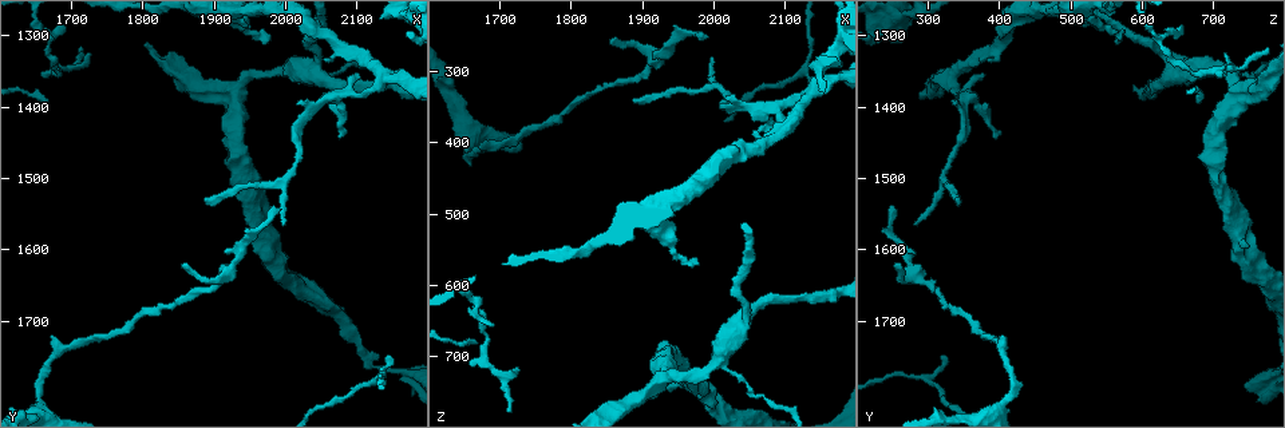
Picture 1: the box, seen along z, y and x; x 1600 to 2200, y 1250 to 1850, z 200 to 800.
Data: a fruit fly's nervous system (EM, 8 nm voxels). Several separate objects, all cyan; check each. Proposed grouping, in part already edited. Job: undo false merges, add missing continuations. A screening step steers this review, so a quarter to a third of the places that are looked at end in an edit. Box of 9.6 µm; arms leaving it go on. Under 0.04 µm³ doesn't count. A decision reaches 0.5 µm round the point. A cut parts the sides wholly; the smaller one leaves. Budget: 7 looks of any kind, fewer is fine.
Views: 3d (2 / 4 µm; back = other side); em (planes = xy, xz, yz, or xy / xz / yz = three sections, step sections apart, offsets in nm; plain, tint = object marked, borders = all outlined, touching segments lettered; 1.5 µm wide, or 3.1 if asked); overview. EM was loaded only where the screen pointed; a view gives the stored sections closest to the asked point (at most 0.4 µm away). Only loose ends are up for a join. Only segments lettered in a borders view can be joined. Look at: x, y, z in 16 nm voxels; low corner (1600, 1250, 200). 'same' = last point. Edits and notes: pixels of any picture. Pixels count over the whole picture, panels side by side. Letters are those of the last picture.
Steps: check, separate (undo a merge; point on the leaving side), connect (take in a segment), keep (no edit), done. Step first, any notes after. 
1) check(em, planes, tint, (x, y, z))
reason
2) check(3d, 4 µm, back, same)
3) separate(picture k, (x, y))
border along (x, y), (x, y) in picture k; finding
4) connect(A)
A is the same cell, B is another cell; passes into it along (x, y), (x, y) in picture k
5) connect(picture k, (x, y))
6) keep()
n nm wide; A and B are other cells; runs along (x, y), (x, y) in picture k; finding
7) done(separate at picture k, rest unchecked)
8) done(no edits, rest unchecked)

check(em, planes, plain, (2010, 1345, 705))
small branch off a trunk

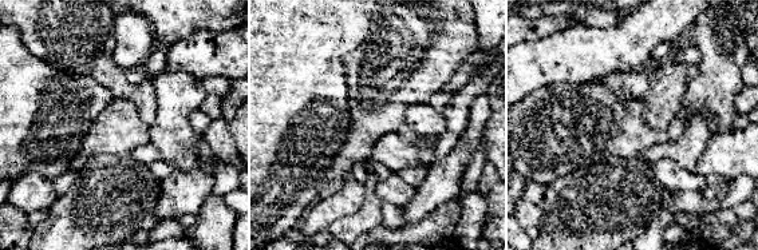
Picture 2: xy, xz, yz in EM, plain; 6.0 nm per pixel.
check(em, planes, tint, same)
where the object lies

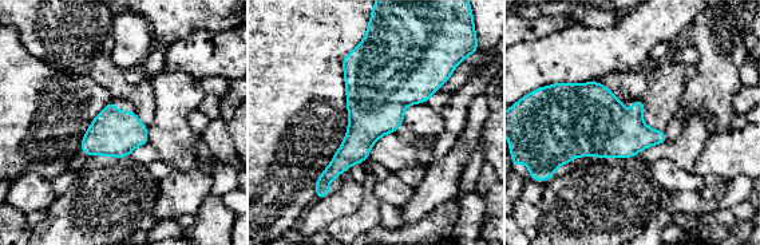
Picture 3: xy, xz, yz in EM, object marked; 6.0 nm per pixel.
check(em, planes, borders, same)
see the neighbours

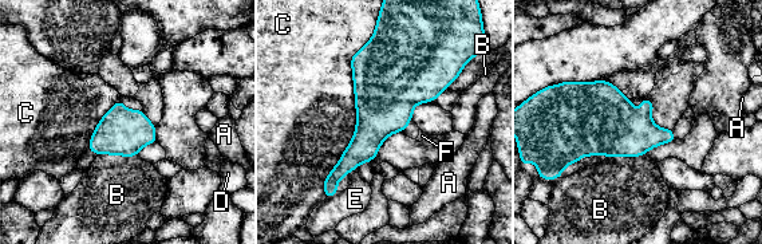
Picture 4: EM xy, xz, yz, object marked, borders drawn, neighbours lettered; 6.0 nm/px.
keep()
A, B, C, D, E and F are other cells; border along (374, 34), (324, 197) in picture 4; all the same cell

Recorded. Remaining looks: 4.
check(em, yz, step 4, plain, (2130, 1355, 330))
three arms meet

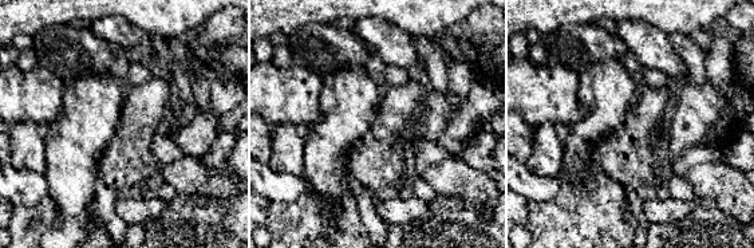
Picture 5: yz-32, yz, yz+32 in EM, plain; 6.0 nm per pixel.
check(em, yz, step 4, tint, same)
where the object lies

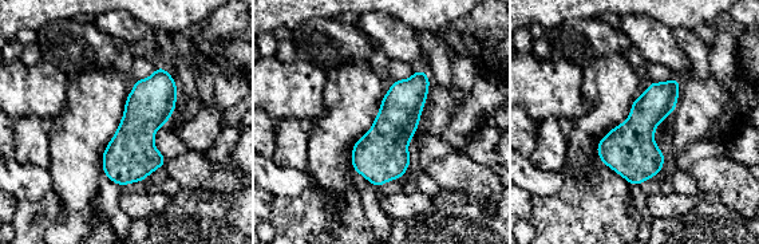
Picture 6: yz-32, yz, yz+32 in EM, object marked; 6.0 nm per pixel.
check(em, yz, step 4, borders, same)

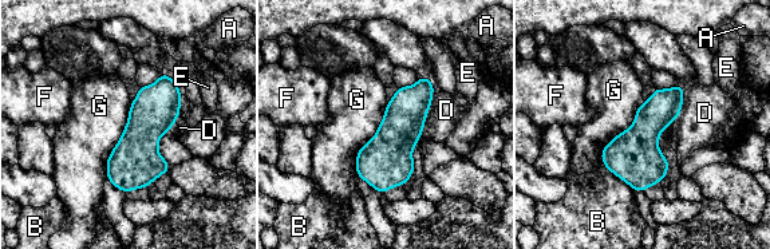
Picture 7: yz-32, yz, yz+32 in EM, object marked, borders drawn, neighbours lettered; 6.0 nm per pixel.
keep()
G touches over 500 nm; A, B, D, E, F and G are other cells; border along (389, 102), (356, 155), (359, 178) in picture 7; continuous, no second cell

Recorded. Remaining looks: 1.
done(no edits, rest unchecked)

